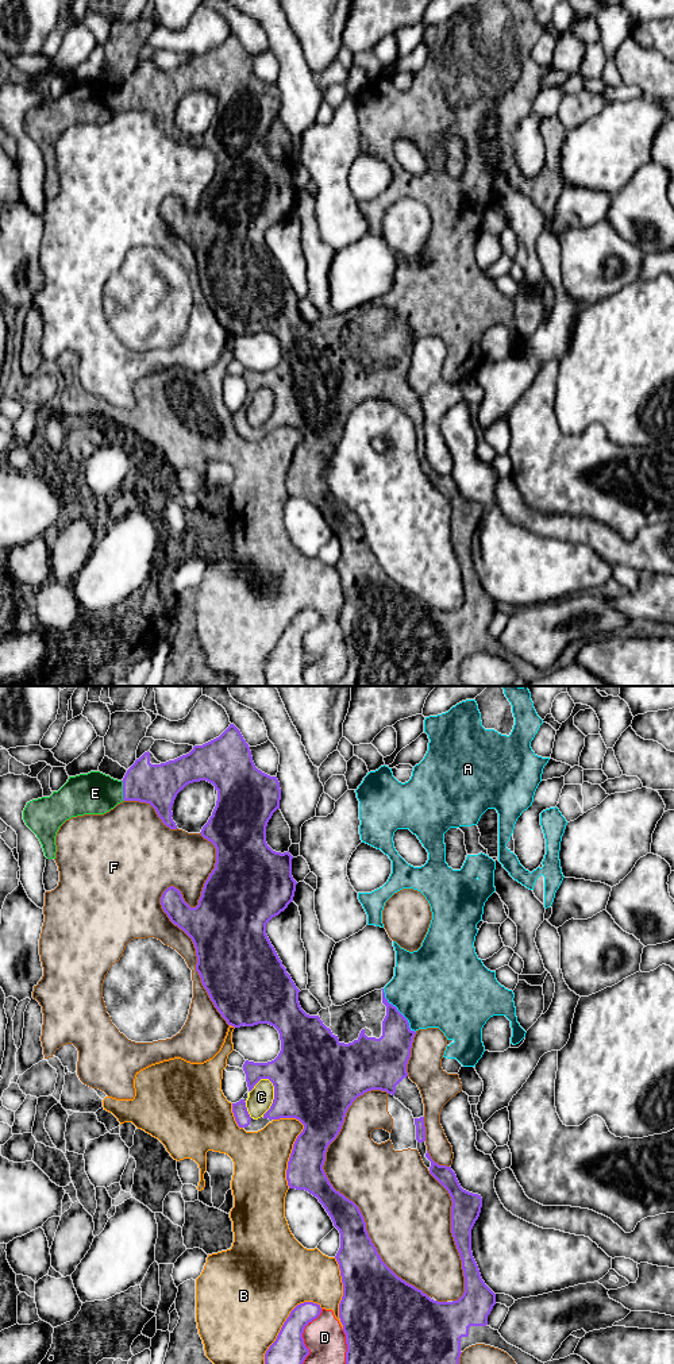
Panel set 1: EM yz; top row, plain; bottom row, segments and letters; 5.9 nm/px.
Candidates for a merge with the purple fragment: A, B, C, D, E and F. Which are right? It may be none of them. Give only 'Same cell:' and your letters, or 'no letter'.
Same cell: A, E

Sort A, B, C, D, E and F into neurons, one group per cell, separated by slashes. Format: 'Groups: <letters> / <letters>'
Groups: A E / B C D / F

